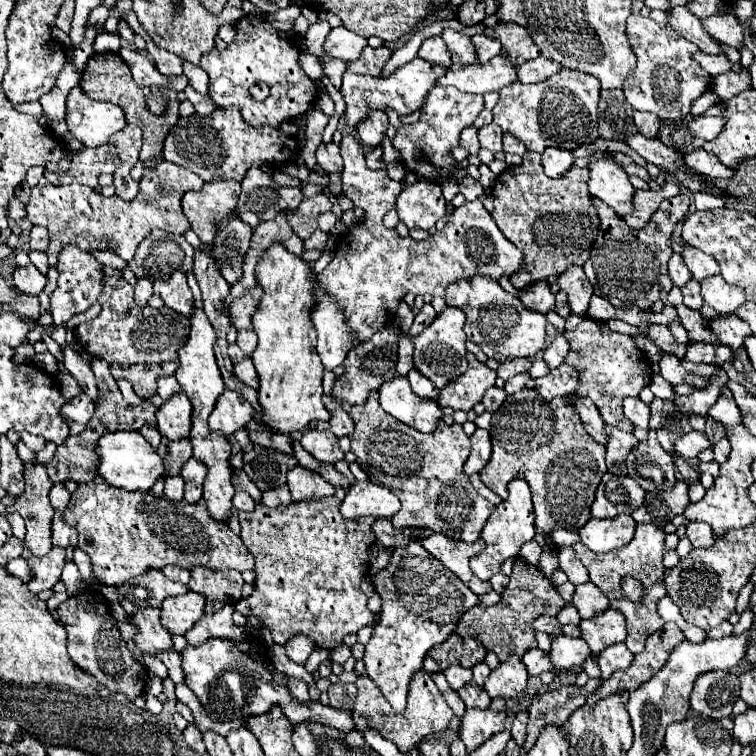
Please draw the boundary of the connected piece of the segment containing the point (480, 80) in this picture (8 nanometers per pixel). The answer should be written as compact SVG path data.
M503 55L493 57L485 65L477 67L449 67L447 73L437 81L437 85L453 85L465 93L485 95L489 91L499 91L501 87L515 81L515 67Z

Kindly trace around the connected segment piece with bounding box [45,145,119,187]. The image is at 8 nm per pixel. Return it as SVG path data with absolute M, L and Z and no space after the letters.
M101 145L97 149L79 149L73 155L71 167L63 173L45 173L45 179L53 185L69 185L73 181L89 187L97 187L97 179L103 173L115 173L119 167L119 155L113 145Z

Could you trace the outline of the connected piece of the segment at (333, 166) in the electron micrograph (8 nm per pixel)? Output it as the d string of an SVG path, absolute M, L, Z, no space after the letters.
M321 143L317 147L317 163L327 171L327 173L339 173L343 169L343 159L339 155L339 147L335 143Z

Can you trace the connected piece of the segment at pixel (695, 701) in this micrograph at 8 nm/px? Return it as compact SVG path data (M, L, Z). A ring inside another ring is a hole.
M711 671L711 673L703 673L695 679L693 683L693 691L691 691L691 709L695 713L713 717L713 719L723 719L731 715L733 703L739 699L739 677L731 671Z

